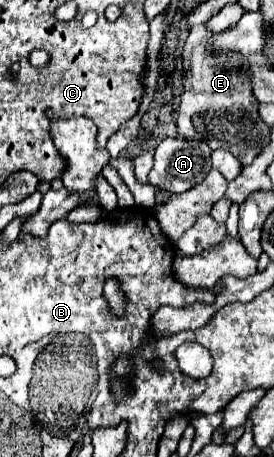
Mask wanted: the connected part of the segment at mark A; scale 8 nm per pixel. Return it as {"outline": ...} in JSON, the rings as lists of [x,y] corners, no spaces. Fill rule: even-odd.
{"outline":[[[165,138],[155,150],[153,168],[149,172],[149,184],[161,186],[171,194],[181,194],[197,186],[199,182],[203,182],[209,170],[211,170],[211,148],[207,146],[207,142],[191,142],[185,138]]]}

